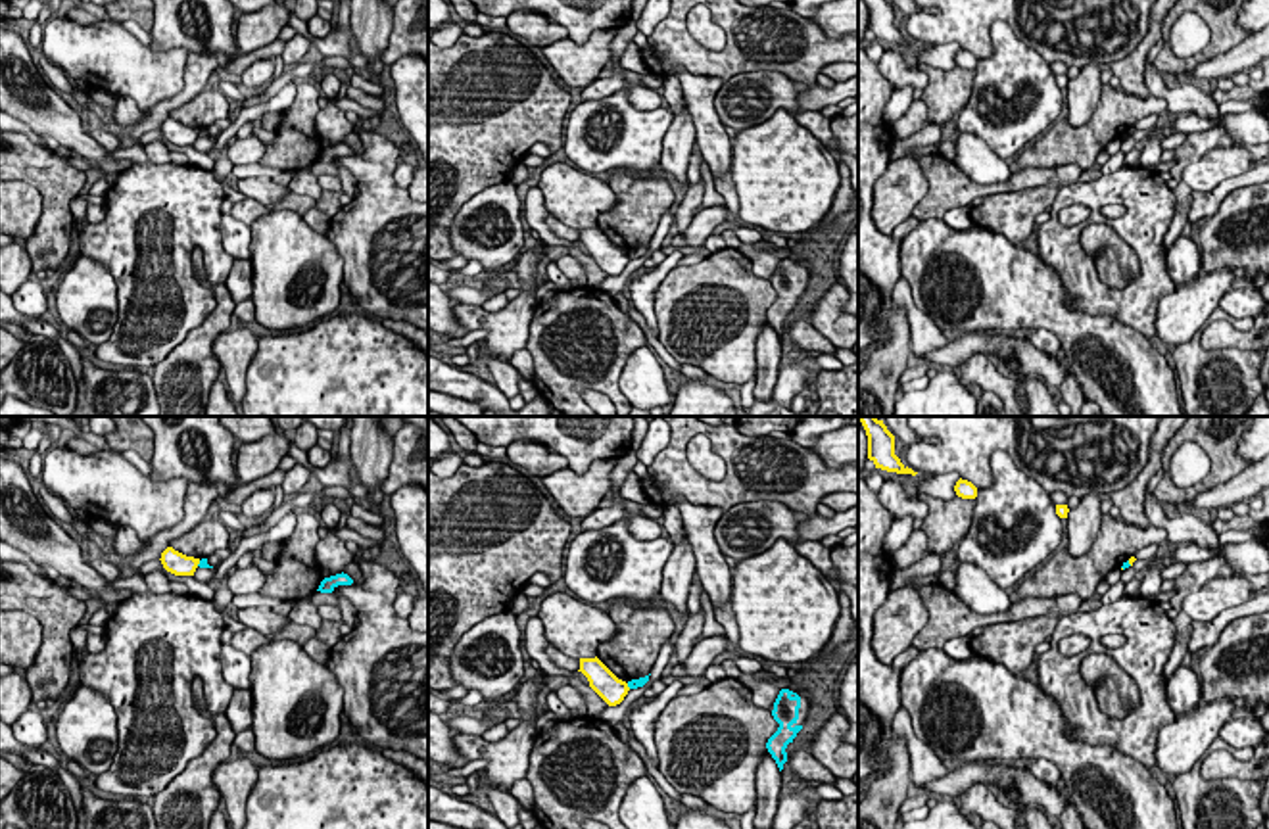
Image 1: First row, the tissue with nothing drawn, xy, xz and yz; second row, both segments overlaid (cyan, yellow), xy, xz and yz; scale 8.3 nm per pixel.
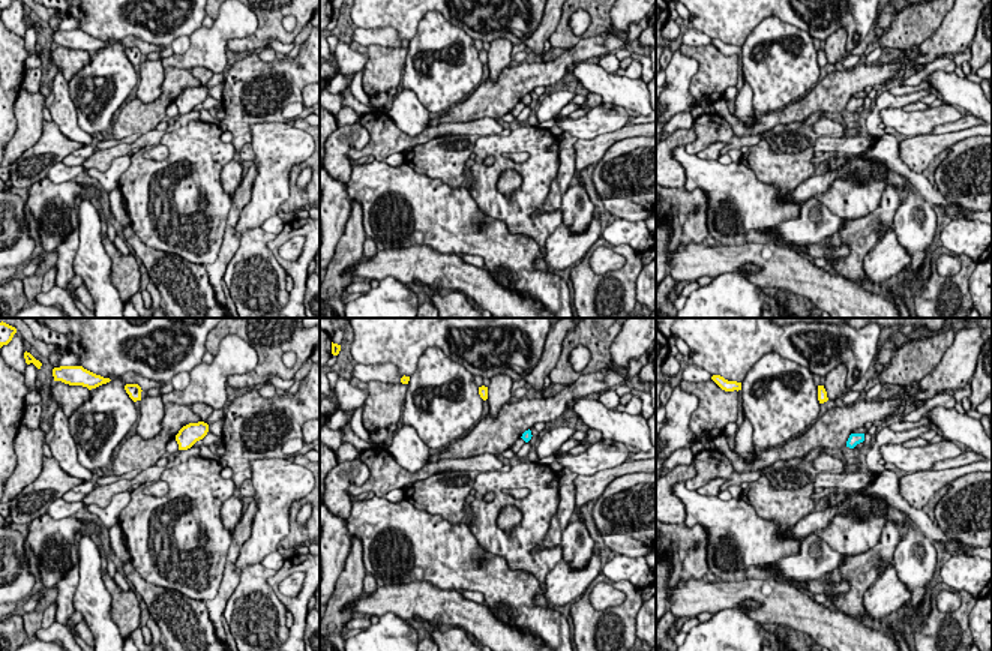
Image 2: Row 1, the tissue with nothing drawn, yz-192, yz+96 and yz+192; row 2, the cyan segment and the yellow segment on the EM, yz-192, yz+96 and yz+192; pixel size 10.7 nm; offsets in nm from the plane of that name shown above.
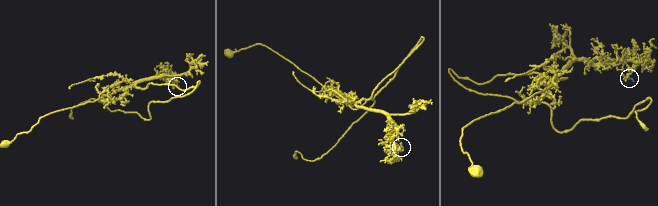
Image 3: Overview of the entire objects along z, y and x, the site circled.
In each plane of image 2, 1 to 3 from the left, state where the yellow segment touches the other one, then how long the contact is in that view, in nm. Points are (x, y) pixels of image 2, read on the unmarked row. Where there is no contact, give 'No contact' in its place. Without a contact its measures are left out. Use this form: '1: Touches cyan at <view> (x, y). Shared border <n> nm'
1: No contact
2: No contact
3: No contact

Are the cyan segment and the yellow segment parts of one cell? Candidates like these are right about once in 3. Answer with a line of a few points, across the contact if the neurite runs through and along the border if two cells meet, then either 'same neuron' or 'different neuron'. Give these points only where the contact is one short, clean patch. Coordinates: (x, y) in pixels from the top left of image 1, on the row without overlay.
xy (200, 131), (196, 135) | different neuron

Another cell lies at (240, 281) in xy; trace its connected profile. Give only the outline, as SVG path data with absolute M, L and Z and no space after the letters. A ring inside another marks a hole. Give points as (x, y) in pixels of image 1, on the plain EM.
M234 259L230 274L225 282L234 303L251 299L253 290L253 267L250 259Z

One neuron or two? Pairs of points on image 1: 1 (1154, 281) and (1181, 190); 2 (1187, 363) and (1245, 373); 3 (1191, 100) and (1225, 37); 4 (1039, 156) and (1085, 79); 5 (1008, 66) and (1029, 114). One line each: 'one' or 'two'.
1: two
2: one
3: two
4: two
5: one

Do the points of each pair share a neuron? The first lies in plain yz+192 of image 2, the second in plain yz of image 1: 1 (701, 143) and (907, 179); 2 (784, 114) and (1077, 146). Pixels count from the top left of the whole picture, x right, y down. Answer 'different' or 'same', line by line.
1: different
2: same

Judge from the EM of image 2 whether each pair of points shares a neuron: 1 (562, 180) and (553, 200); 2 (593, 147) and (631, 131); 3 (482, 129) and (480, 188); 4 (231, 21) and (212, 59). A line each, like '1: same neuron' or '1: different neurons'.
1: same neuron
2: same neuron
3: different neurons
4: same neuron

